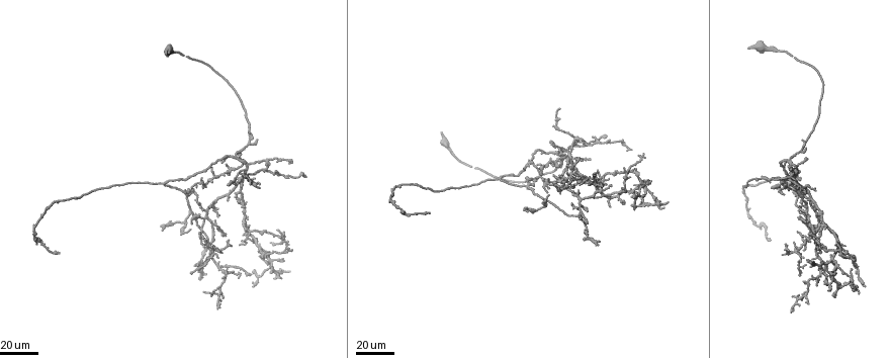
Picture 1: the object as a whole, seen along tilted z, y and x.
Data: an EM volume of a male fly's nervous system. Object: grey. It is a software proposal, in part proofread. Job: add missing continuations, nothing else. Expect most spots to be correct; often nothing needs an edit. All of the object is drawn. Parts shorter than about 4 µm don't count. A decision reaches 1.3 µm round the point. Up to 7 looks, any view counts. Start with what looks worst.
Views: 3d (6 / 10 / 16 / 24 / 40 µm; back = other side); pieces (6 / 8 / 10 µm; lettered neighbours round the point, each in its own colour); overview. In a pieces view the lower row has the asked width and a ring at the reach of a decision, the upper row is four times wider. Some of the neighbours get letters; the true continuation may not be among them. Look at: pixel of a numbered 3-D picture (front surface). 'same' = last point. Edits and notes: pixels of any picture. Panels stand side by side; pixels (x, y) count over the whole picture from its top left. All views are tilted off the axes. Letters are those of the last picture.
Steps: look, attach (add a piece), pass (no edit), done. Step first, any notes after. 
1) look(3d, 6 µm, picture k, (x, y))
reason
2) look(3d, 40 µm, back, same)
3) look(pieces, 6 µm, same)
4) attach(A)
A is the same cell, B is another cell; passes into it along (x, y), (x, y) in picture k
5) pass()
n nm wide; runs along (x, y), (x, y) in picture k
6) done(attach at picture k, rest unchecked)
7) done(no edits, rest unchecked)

look(3d, 40 µm, picture 1, (589, 159))
free end

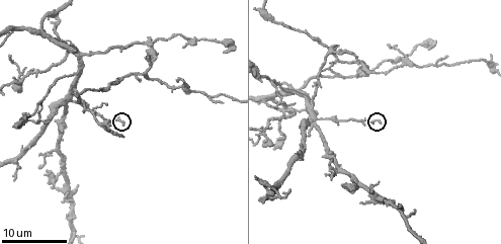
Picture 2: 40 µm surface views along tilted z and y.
look(pieces, 10 µm, picture 2, (378, 121))
what lies round it

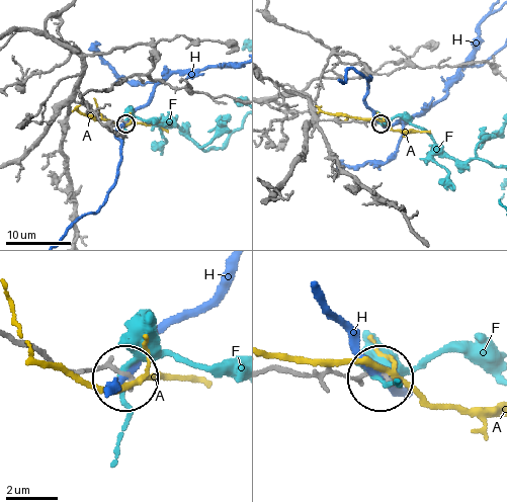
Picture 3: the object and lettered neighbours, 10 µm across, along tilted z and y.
pass()
140 nm wide; A, F and H are other cells; no lettered piece goes on from it

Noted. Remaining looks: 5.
look(3d, 24 µm, picture 1, (257, 139))
tapers out

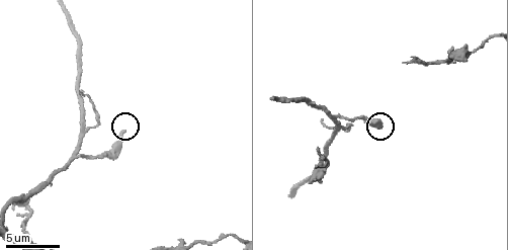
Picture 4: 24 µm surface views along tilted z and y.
look(pieces, 10 µm, picture 4, (123, 131))

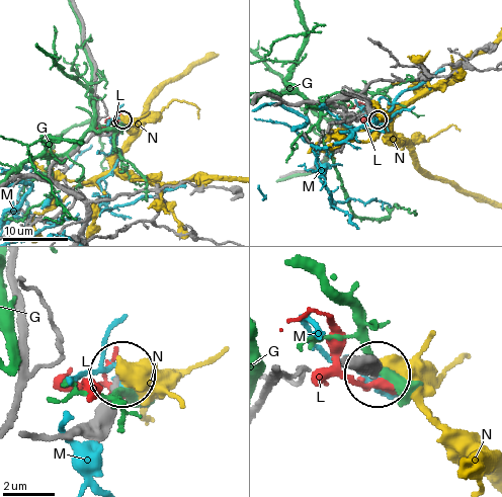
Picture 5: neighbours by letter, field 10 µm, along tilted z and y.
pass()
G, L, M and N are other cells; runs along (32, 432), (51, 438), (85, 432), (123, 377) in picture 5; no lettered piece goes on from it

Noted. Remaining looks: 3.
look(3d, 40 µm, picture 1, (632, 184))
free end

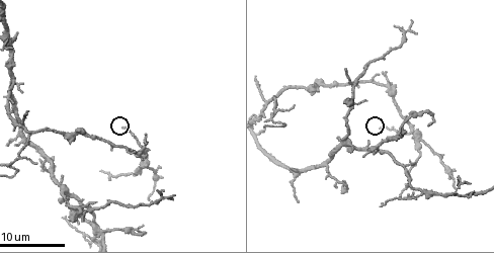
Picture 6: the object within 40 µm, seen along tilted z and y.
look(pieces, 6 µm, picture 6, (121, 126))
see the neighbours

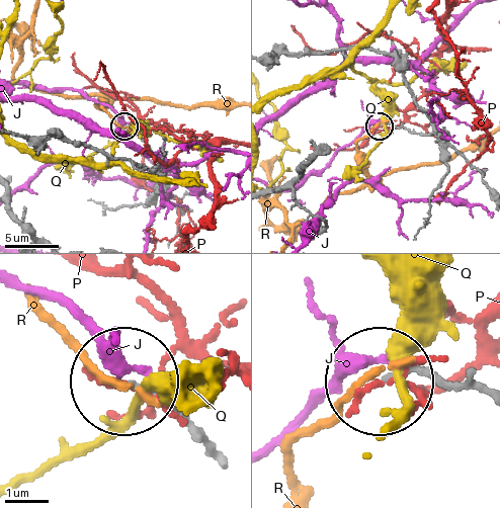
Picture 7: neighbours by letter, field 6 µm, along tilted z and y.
pass()
160 nm wide; J, P, Q and R are other cells; runs along (486, 395), (418, 371), (384, 382) in picture 7; no lettered piece goes on from it

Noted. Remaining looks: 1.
done(no edits, rest unchecked)

